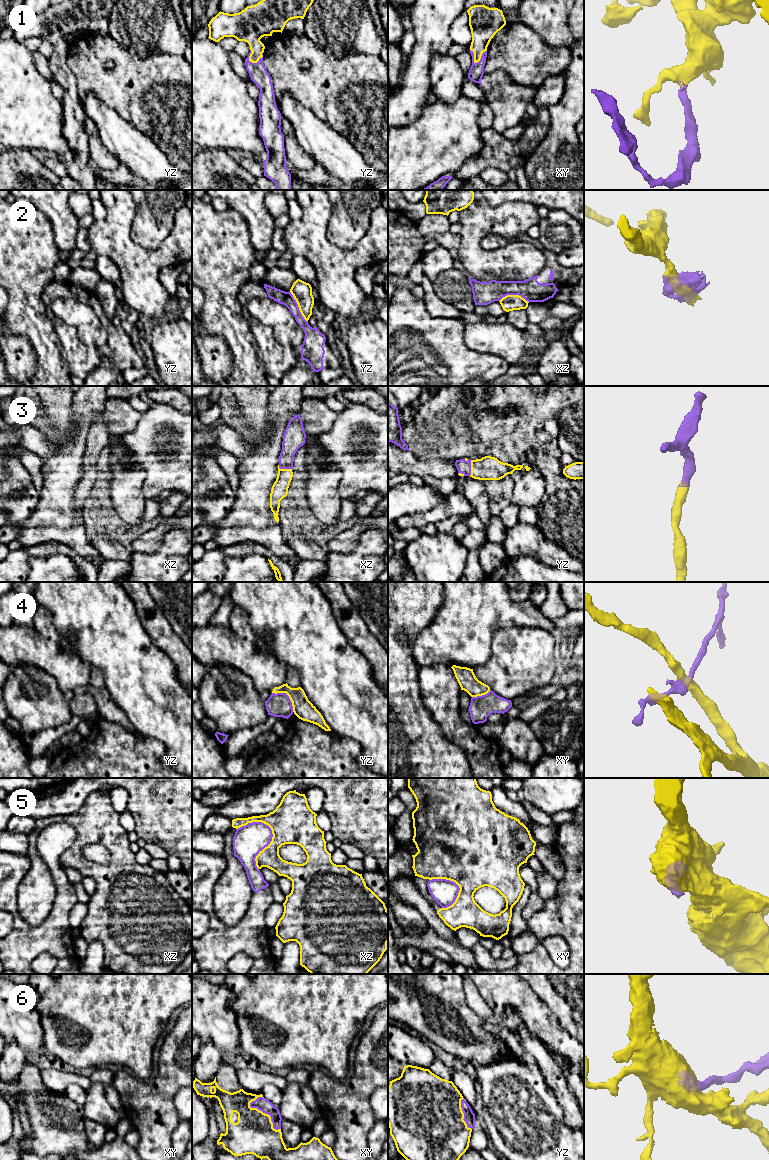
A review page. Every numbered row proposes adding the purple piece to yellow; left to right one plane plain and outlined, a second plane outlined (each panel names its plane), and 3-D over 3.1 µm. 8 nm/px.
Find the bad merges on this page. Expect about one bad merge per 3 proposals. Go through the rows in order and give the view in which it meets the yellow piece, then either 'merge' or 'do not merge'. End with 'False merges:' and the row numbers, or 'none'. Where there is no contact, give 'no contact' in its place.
1: contact in xy; merge
2: contact in yz; do not merge
3: contact in yz; merge
4: contact in yz; do not merge
5: contact in xz; do not merge
6: contact in xy; merge
False merges: 2, 4, 5

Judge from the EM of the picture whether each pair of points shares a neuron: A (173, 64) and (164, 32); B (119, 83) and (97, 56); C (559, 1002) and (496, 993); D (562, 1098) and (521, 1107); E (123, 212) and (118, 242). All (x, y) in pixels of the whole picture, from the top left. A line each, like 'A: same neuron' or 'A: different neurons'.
A: different neurons
B: same neuron
C: different neurons
D: different neurons
E: same neuron

